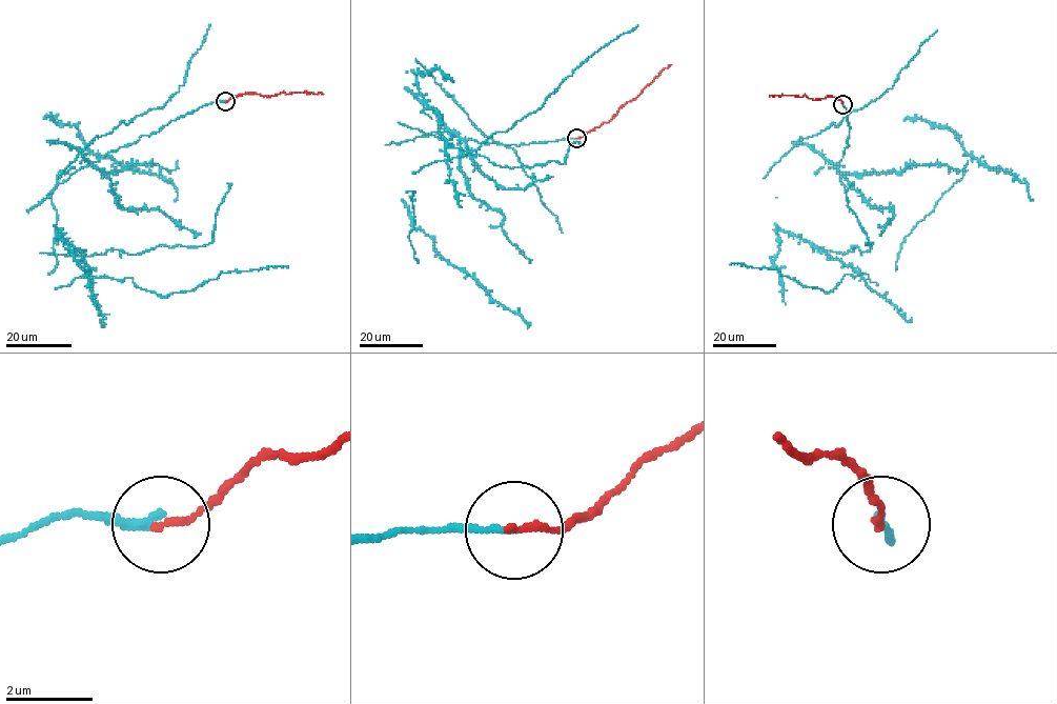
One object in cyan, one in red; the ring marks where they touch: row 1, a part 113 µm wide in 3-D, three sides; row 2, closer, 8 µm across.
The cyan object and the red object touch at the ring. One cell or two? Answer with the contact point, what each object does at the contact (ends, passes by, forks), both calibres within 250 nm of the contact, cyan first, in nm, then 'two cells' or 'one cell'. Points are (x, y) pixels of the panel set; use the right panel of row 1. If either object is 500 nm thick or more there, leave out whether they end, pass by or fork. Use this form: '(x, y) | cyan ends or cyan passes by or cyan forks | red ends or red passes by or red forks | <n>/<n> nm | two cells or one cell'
(842, 104) | cyan ends | red ends | 150/170 nm | one cell

